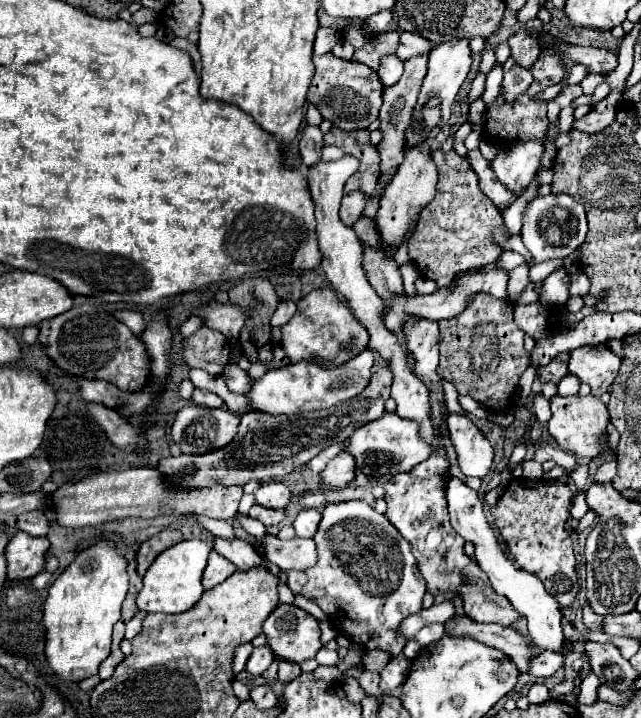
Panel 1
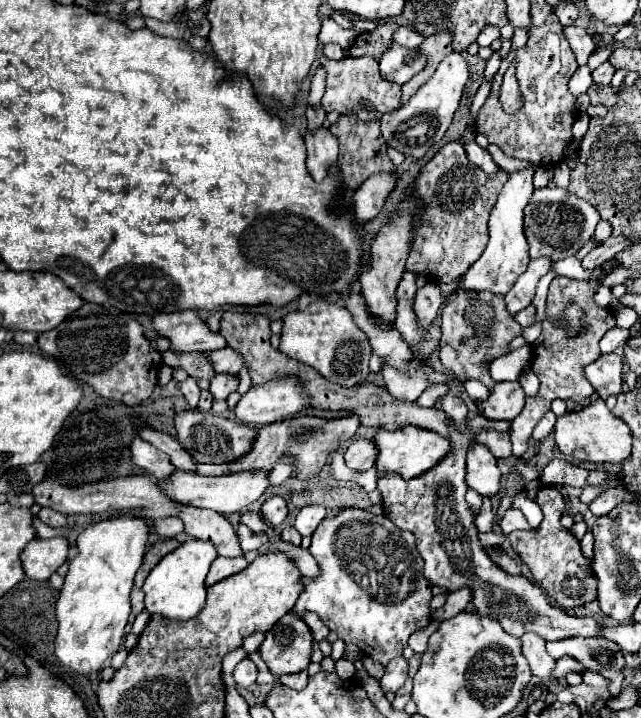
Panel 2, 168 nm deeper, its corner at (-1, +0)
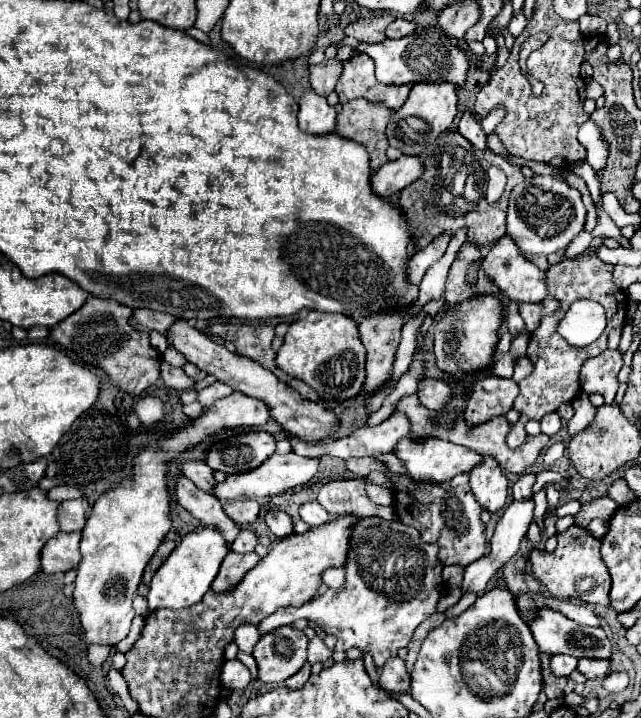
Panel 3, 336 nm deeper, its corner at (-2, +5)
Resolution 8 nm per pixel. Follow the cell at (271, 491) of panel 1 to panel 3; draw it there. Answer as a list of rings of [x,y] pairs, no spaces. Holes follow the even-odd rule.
[[[268,508],[264,520],[266,520],[266,524],[268,524],[268,528],[270,528],[270,532],[274,536],[284,538],[284,536],[292,534],[292,520],[290,520],[290,516],[284,510],[280,510],[280,508]]]

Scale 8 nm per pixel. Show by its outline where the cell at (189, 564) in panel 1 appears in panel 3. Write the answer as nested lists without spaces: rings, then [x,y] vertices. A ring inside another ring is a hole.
[[[194,530],[182,538],[182,542],[172,550],[172,554],[166,558],[166,562],[156,570],[152,582],[150,582],[150,592],[146,596],[148,608],[170,608],[170,610],[180,610],[180,608],[190,608],[192,604],[200,602],[206,590],[210,588],[214,576],[218,574],[220,562],[226,556],[228,546],[224,538],[216,530]]]

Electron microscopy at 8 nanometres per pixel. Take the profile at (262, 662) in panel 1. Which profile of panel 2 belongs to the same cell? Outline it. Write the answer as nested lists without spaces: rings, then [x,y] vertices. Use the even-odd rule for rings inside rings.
[[[245,657],[245,659],[235,667],[233,679],[235,679],[235,683],[241,685],[241,687],[253,685],[255,679],[257,679],[257,667],[255,667],[255,663],[253,663],[249,657]]]

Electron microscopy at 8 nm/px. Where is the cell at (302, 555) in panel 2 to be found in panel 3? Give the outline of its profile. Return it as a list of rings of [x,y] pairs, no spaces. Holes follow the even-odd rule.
[[[330,568],[322,572],[322,584],[328,588],[340,588],[344,584],[344,568]]]

